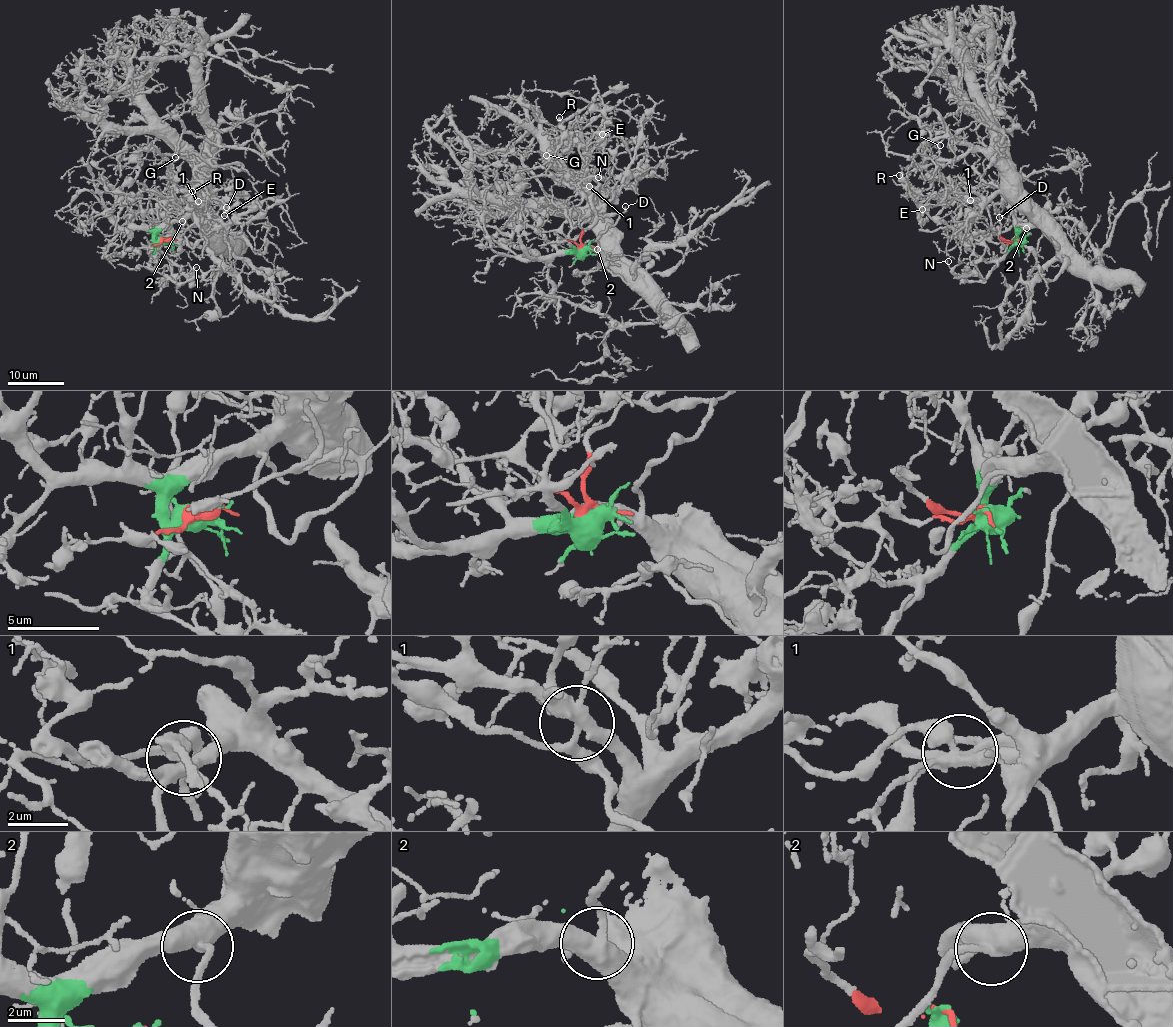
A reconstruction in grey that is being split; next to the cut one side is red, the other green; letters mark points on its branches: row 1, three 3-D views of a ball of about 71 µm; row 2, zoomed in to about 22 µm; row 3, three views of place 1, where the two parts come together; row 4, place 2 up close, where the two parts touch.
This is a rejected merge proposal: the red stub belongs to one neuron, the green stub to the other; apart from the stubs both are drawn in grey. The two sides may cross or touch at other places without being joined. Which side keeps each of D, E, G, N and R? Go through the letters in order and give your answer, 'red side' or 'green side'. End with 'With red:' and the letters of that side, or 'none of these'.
D: red side
E: red side
G: green side
N: green side
R: red side
With red: D, E, R

